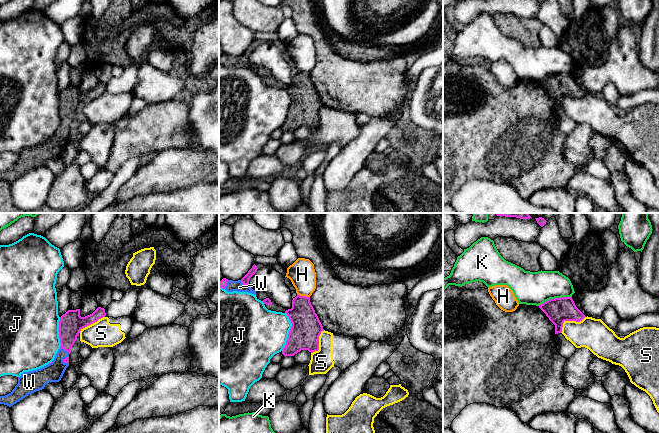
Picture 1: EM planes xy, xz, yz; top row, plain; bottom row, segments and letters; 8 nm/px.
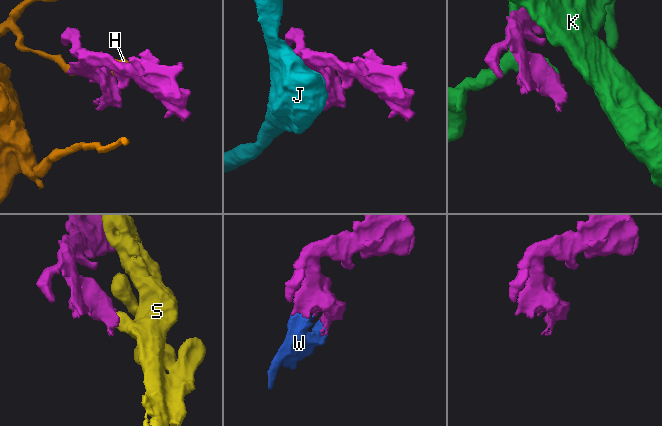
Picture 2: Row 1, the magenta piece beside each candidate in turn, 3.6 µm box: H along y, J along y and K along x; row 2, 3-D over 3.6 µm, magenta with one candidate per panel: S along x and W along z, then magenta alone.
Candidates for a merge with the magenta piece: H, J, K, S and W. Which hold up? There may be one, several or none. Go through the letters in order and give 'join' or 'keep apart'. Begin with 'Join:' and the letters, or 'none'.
Join: W
H: keep apart
J: keep apart
K: keep apart
S: keep apart
W: join

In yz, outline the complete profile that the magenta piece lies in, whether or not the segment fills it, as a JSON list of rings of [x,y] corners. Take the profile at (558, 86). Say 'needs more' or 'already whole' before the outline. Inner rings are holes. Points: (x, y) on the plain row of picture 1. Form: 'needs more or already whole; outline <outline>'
already whole; outline [[[572,73],[550,75],[539,84],[546,90],[555,101],[555,110],[562,108],[565,97],[582,97],[586,92],[576,83]]]

